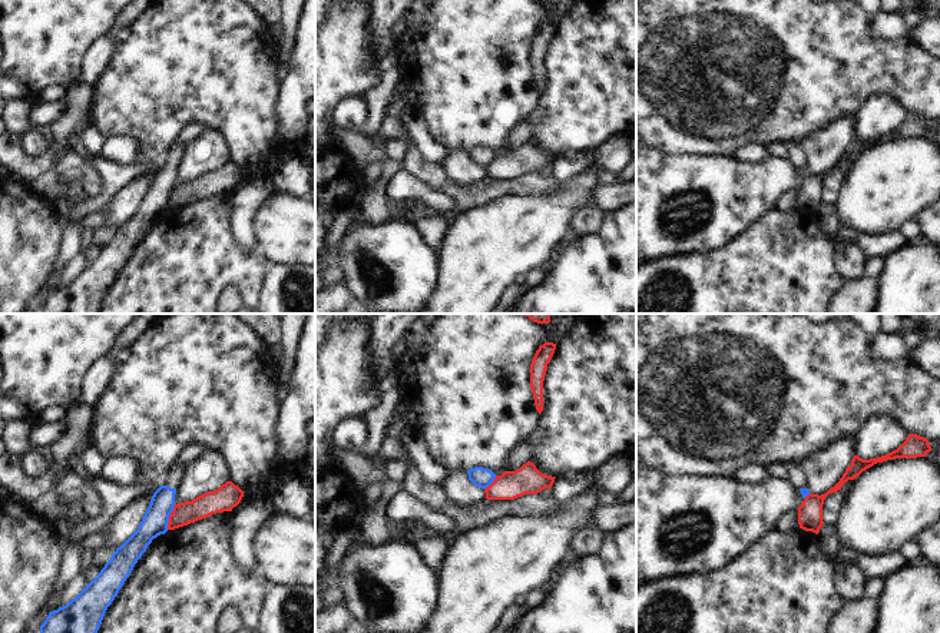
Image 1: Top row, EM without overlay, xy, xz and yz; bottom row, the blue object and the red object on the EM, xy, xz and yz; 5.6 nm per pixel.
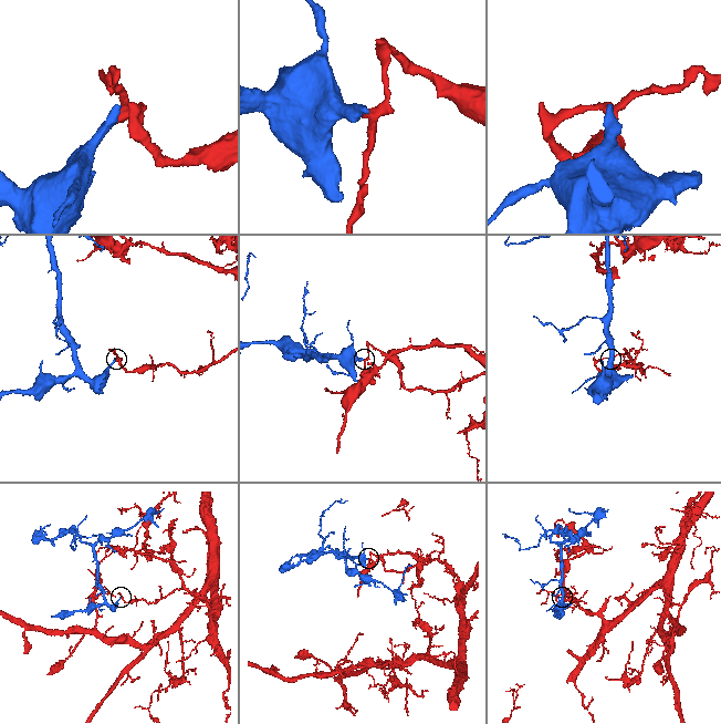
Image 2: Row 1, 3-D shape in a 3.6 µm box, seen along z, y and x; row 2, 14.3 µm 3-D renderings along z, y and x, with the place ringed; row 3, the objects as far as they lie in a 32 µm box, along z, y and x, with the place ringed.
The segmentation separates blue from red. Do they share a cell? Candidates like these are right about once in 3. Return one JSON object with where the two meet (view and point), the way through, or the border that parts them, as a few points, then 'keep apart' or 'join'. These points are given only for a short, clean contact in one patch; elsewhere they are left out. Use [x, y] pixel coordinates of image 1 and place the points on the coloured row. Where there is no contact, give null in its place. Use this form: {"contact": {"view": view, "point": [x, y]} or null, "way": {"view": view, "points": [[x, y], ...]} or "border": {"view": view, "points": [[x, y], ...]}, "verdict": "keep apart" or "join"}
{"contact": {"view": "xy", "point": [168, 517]}, "border": {"view": "xy", "points": [[175, 504], [166, 529]]}, "verdict": "keep apart"}

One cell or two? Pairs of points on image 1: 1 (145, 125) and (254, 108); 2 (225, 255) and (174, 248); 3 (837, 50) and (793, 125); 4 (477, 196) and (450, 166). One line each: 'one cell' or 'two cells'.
1: one cell
2: one cell
3: one cell
4: two cells

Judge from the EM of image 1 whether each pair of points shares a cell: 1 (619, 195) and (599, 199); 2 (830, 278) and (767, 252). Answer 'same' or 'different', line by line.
1: same
2: same

